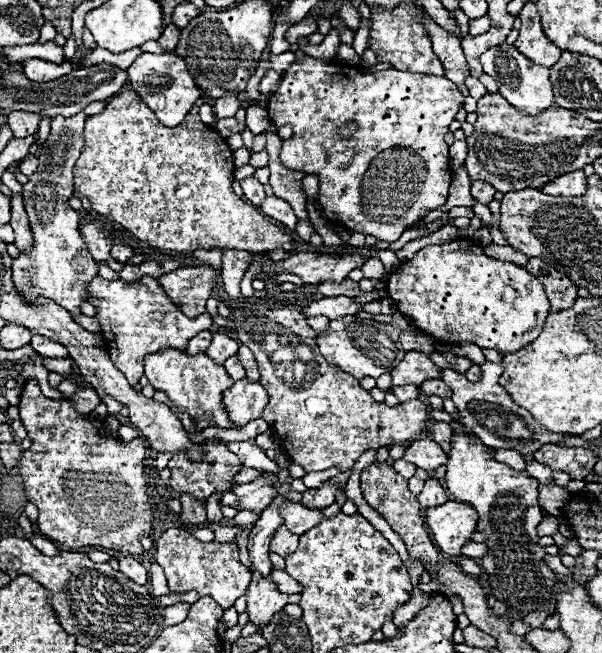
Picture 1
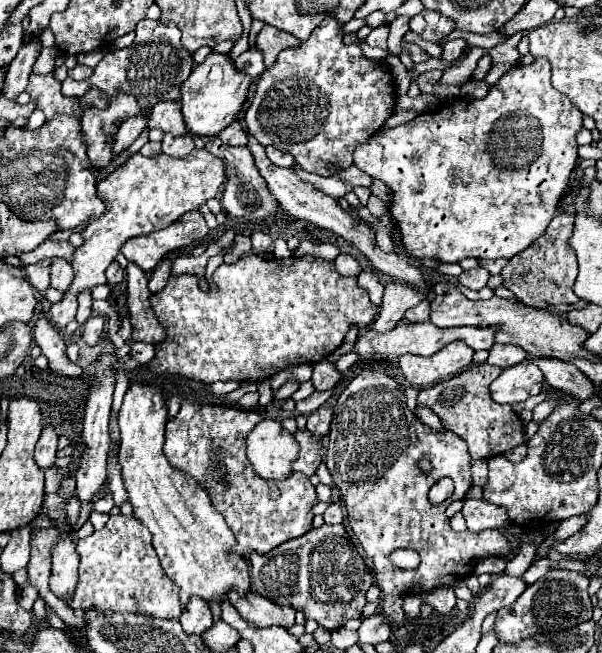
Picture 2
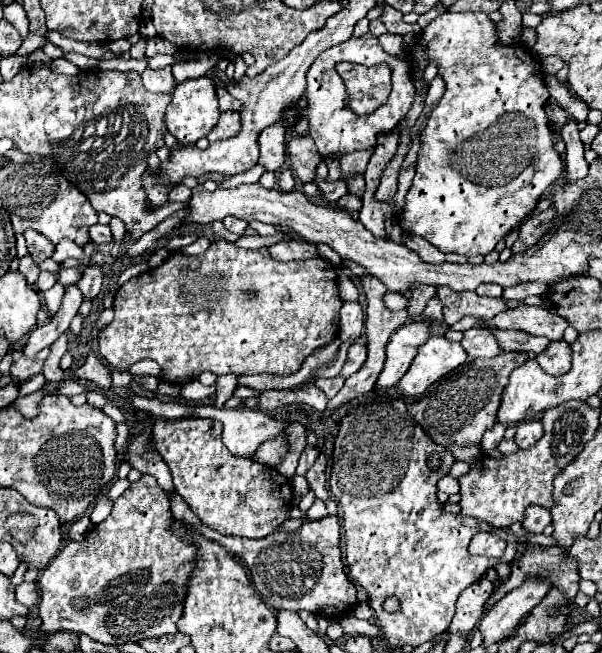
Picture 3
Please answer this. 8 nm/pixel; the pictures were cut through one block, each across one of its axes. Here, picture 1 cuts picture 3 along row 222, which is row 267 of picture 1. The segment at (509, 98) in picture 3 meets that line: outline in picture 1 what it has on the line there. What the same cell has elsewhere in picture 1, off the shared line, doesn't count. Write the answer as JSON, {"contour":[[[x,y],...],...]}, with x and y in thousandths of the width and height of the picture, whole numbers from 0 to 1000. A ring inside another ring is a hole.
{"contour":[[[754,371],[701,380],[684,398],[671,401],[645,423],[645,450],[658,462],[661,475],[678,484],[688,499],[701,502],[701,508],[738,524],[784,524],[797,533],[827,539],[860,539],[887,524],[887,518],[894,518],[900,508],[907,484],[914,481],[914,462],[894,426],[850,401],[811,395],[787,371]]]}

